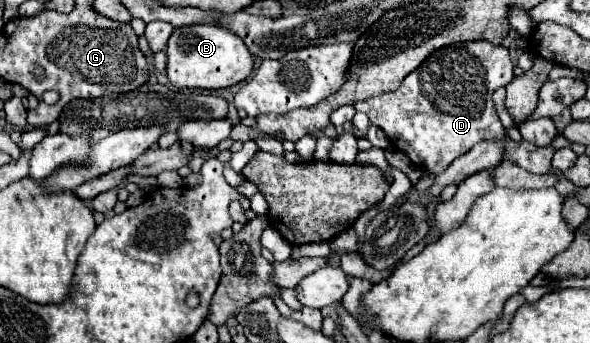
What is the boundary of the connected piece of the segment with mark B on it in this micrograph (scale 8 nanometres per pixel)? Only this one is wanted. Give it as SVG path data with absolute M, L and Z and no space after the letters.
M187 25L173 31L167 43L167 77L179 89L223 89L249 77L253 55L245 43L219 25Z

